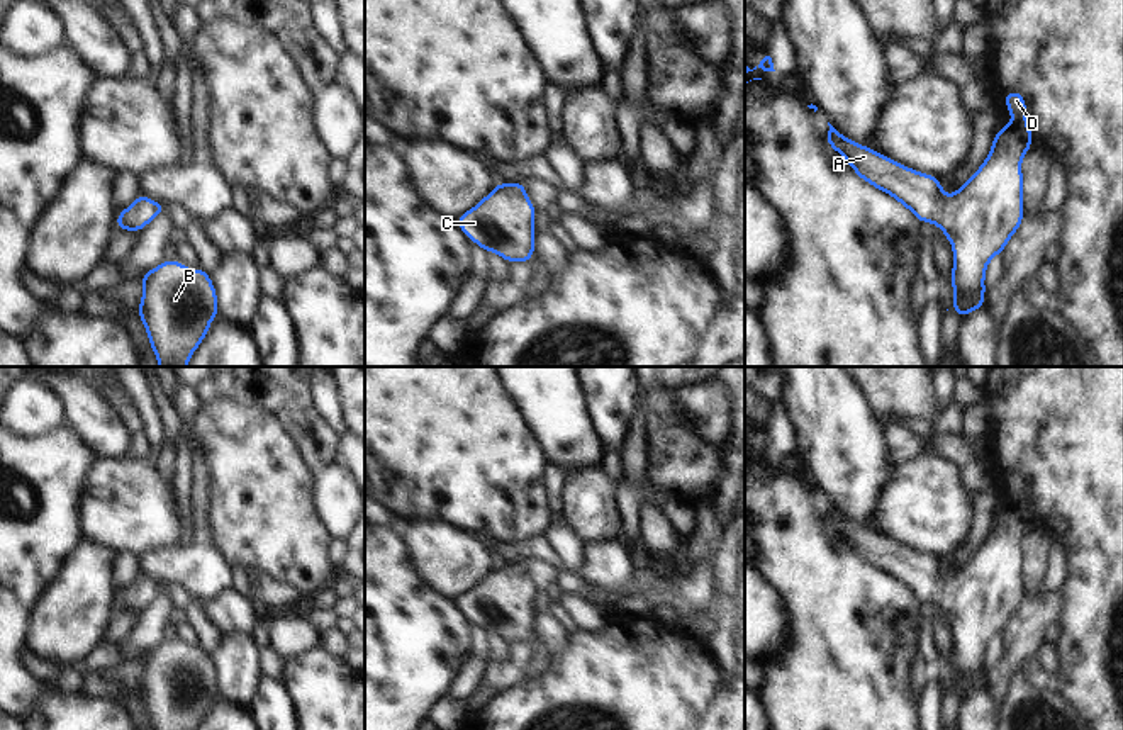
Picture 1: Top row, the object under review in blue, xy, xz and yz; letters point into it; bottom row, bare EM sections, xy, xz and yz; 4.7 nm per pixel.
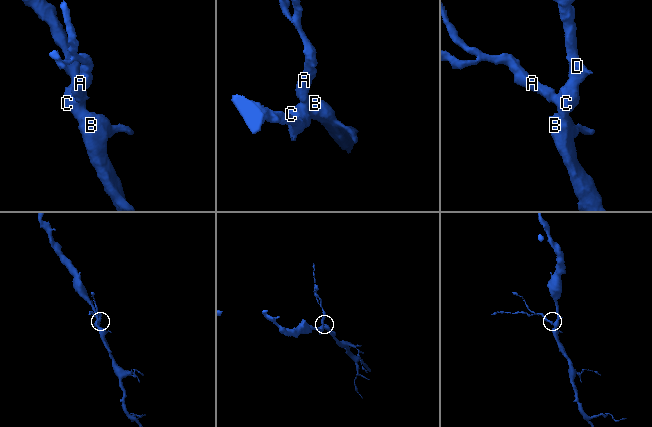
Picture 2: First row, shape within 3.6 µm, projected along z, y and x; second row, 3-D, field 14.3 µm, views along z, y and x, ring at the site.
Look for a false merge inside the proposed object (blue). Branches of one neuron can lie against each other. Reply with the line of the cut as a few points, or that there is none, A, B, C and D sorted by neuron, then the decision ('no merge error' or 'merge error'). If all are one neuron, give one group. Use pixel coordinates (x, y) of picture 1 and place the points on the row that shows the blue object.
no cut | A B C D | no merge error

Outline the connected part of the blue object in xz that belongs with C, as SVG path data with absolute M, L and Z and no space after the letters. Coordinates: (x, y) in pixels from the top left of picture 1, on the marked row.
M522 180L497 183L472 211L456 219L456 226L485 251L495 251L507 263L531 263L534 253L531 204Z

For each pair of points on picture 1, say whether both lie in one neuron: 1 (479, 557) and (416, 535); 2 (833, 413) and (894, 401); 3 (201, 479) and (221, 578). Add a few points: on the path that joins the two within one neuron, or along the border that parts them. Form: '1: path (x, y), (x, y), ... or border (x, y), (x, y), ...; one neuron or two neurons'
1: path (463, 557), (446, 557), (431, 544); one neuron
2: border (855, 384), (871, 406); two neurons
3: path (199, 503), (201, 554); one neuron

